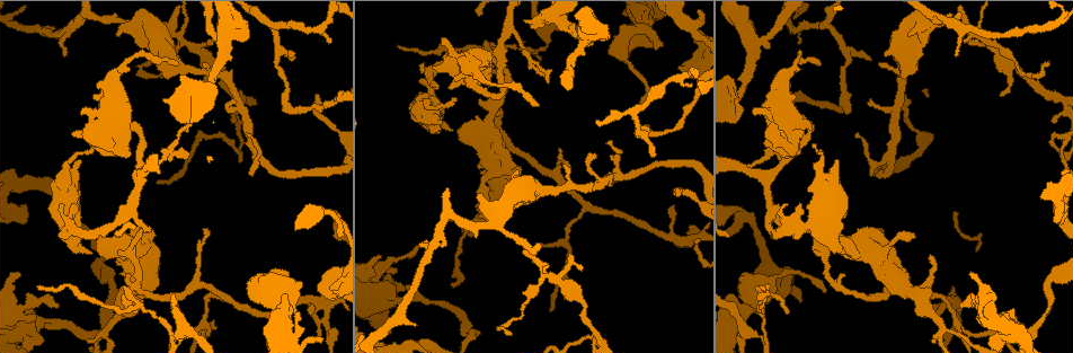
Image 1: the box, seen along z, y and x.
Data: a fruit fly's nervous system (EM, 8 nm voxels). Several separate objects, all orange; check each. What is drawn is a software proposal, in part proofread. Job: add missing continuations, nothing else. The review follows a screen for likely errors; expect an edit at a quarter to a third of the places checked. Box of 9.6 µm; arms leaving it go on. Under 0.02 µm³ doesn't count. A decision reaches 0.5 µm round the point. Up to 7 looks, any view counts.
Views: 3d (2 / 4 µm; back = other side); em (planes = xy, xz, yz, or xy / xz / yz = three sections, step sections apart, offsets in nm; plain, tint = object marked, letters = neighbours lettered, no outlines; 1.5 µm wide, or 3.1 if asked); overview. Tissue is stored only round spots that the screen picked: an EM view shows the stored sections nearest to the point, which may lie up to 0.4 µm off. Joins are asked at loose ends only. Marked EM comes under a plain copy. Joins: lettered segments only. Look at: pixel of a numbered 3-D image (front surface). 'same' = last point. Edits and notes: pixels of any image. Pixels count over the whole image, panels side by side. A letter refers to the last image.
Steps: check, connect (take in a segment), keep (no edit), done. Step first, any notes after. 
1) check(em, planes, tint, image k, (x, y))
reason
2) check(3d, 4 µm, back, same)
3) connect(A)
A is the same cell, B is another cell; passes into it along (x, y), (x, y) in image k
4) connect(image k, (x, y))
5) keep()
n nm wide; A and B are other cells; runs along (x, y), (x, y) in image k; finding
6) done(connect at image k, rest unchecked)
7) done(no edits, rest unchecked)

check(3d, 4 µm, image 1, (426, 240))
branch stops here

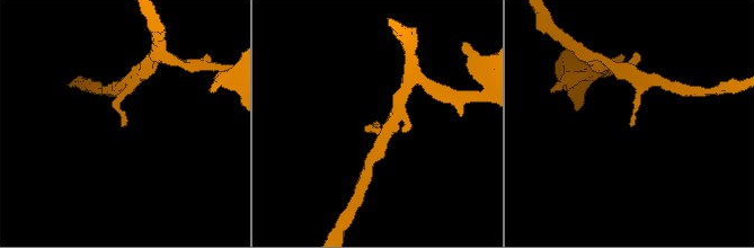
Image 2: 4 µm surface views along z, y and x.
check(em, planes, letters, image 2, (124, 122))

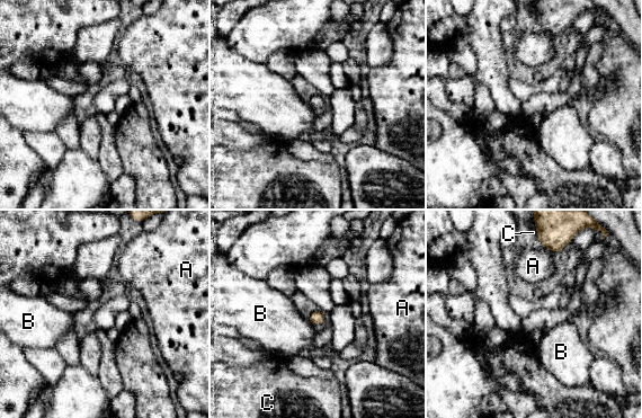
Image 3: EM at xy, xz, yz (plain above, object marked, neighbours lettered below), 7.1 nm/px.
keep()
A, B and C are other cells; border along (308, 319), (313, 325) in image 3; no lettered segment goes on from it

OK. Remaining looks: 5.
check(em, planes, letters, image 1, (761, 289))
tapers out

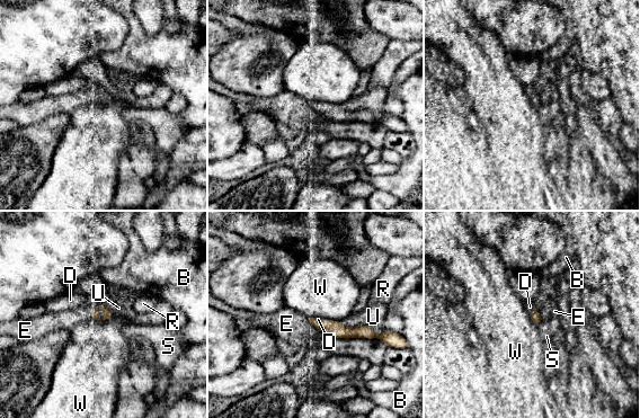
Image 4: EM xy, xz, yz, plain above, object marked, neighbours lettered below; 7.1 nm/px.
connect(D)
D is the same cell, B, E, R, S, U and W are other cells; it goes on there

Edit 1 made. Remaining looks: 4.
check(3d, 2 µm, image 1, (843, 274))
branch stops here

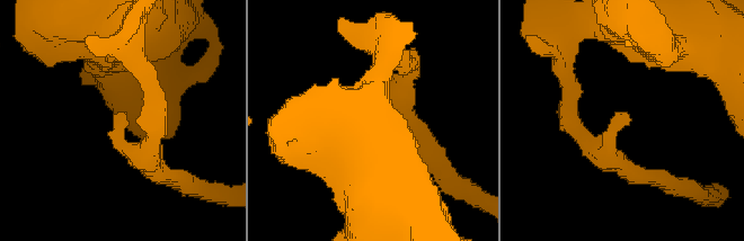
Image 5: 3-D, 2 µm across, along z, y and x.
check(em, xz, step 8, letters, image 5, (126, 113))
arms of 180, 180 nm; shape alone is not enough

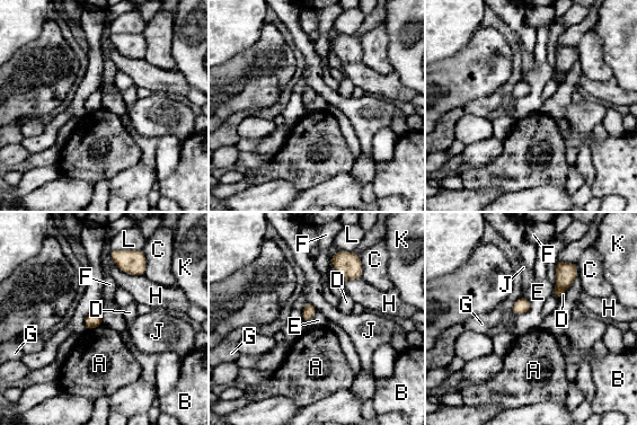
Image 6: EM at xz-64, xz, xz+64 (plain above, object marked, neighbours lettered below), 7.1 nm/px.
check(em, planes, letters, same)

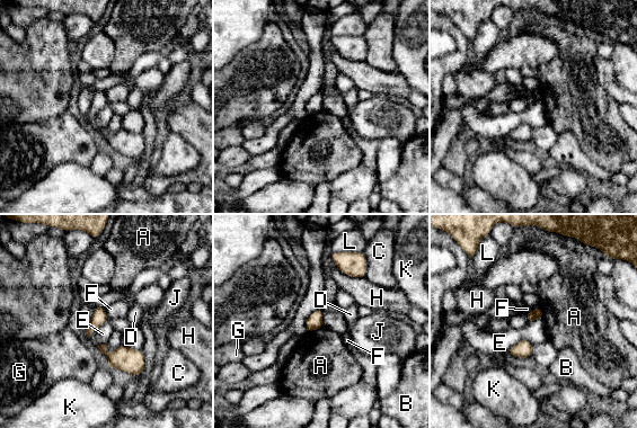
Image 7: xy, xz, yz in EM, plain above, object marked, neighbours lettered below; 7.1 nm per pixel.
keep()
A, B, C, D, E, F, G, H, J, K and L are other cells; border along (321, 310), (324, 326) in image 7; no lettered segment goes on from it

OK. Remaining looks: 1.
done(connect at image 4, rest unchecked)

